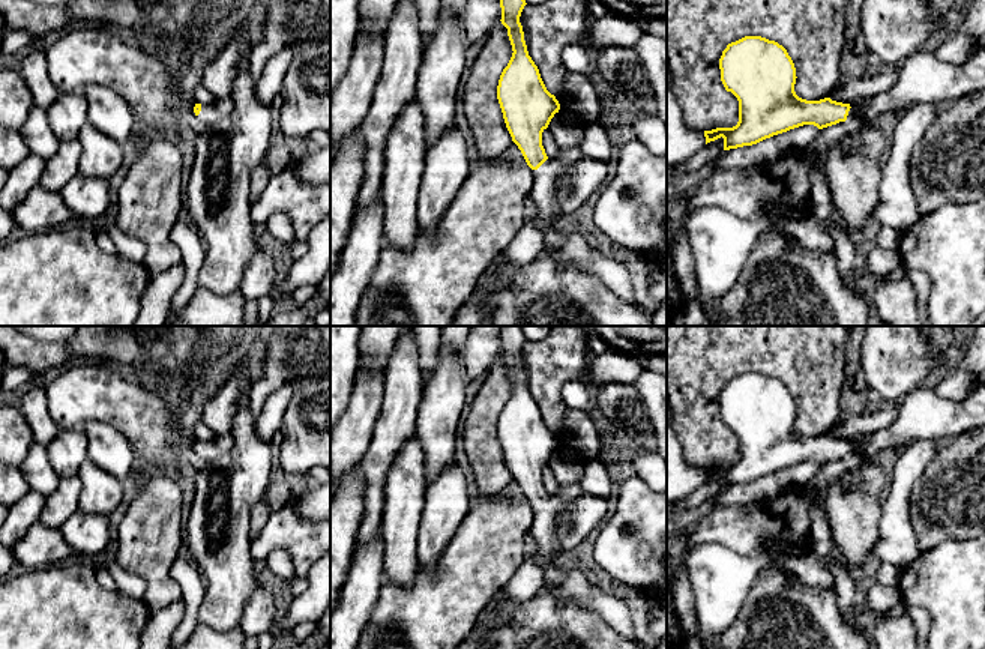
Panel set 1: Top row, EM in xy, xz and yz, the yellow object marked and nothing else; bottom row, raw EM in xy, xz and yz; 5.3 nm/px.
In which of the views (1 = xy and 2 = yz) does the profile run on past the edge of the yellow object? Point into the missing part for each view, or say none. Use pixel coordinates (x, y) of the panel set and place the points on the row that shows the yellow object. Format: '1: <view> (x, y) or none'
1: xy (210, 113)
2: yz (922, 77)

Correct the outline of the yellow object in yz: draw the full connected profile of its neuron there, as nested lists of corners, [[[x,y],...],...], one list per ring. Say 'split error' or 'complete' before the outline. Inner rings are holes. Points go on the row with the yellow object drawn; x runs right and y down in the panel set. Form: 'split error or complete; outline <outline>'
split error; outline [[[745,36],[727,45],[719,59],[721,81],[727,92],[739,101],[739,122],[733,128],[704,131],[706,144],[724,138],[724,150],[757,144],[790,129],[814,125],[818,129],[862,117],[865,125],[874,125],[887,111],[905,111],[914,104],[935,105],[955,104],[971,92],[985,89],[985,47],[962,65],[950,65],[922,50],[910,54],[898,65],[899,77],[886,92],[868,98],[863,104],[851,107],[824,98],[806,101],[796,95],[796,68],[787,50],[775,41],[761,36]]]

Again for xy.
split error; outline [[[231,96],[216,99],[213,104],[195,104],[194,113],[203,126],[213,125],[234,110]]]

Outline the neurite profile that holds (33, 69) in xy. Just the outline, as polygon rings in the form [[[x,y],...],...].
[[[33,47],[23,60],[20,74],[33,96],[35,107],[47,110],[60,96],[60,92],[50,80],[44,50]]]

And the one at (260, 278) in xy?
[[[260,243],[245,267],[239,290],[245,300],[258,300],[270,294],[276,288],[278,281],[273,255]]]

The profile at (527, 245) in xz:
[[[524,222],[517,237],[480,275],[474,291],[492,293],[503,288],[515,269],[541,255],[544,245],[545,230],[539,224]]]

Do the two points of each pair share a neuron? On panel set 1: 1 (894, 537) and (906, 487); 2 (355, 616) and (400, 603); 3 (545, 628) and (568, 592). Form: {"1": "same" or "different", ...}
{"1": "same", "2": "different", "3": "different"}

